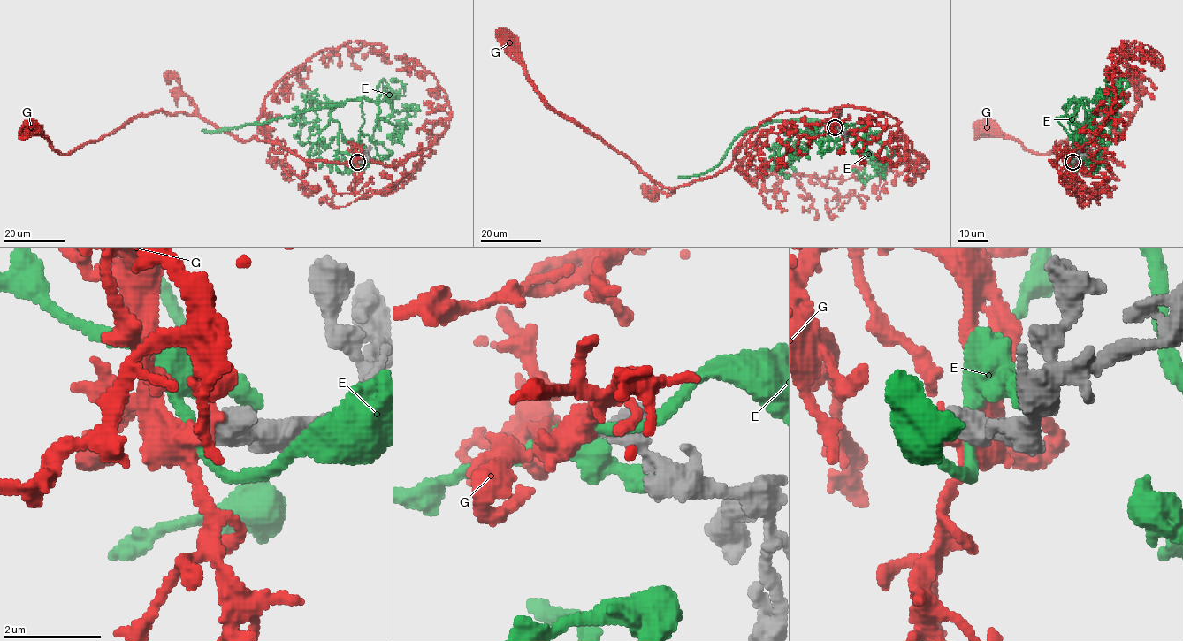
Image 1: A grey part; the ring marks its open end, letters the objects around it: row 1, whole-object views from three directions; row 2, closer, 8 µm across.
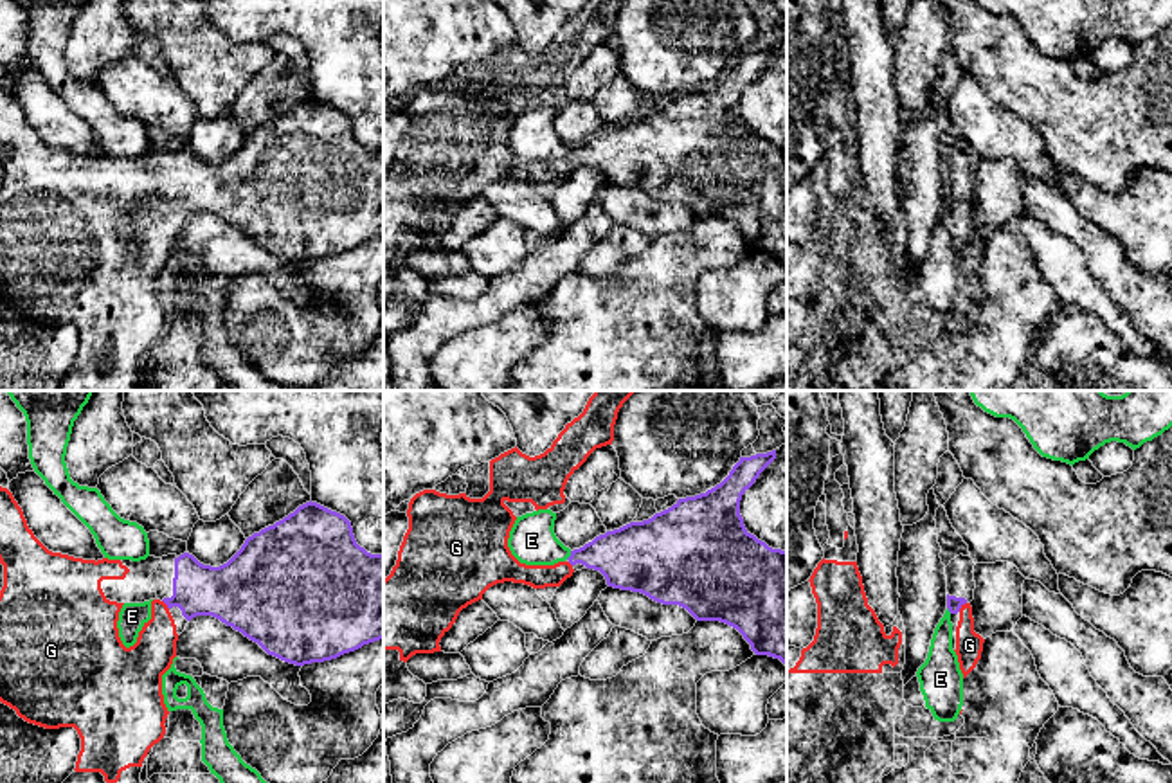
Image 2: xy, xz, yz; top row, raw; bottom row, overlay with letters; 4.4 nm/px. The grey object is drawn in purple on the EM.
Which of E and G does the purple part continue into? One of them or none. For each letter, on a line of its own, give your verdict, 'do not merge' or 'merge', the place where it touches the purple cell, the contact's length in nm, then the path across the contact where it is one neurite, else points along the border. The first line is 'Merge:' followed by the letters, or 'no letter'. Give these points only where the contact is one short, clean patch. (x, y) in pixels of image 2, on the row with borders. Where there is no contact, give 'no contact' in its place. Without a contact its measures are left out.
Merge: G
E: do not merge; contact xz (571, 555); length 50 nm; border xz (571, 551), (566, 558)
G: merge; contact yz (960, 607); length 60 nm; way yz (955, 603), (960, 607), (969, 645)

